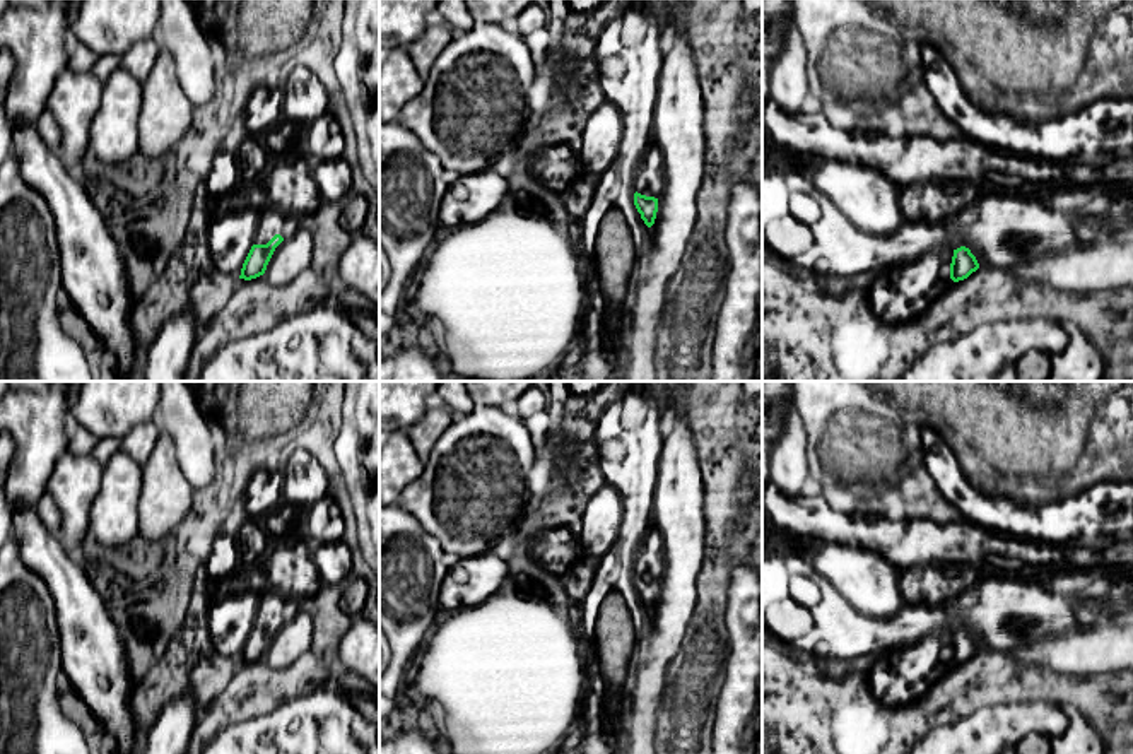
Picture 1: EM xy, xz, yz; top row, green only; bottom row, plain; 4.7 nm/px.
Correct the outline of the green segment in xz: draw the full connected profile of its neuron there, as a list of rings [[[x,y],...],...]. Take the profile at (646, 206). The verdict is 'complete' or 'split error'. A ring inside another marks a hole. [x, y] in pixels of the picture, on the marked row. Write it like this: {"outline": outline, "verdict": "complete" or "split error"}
{"outline": [[[649,144],[634,174],[634,205],[648,227],[655,224],[658,197],[661,195],[663,185],[663,157],[660,150]]], "verdict": "split error"}

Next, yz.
{"outline": [[[943,246],[913,263],[899,263],[882,272],[868,289],[875,316],[882,323],[916,318],[948,284],[967,279],[979,268],[969,248]]], "verdict": "split error"}

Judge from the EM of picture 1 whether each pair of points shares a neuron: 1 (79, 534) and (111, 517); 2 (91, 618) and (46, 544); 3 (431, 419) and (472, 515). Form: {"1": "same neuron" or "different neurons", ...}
{"1": "different neurons", "2": "same neuron", "3": "different neurons"}

